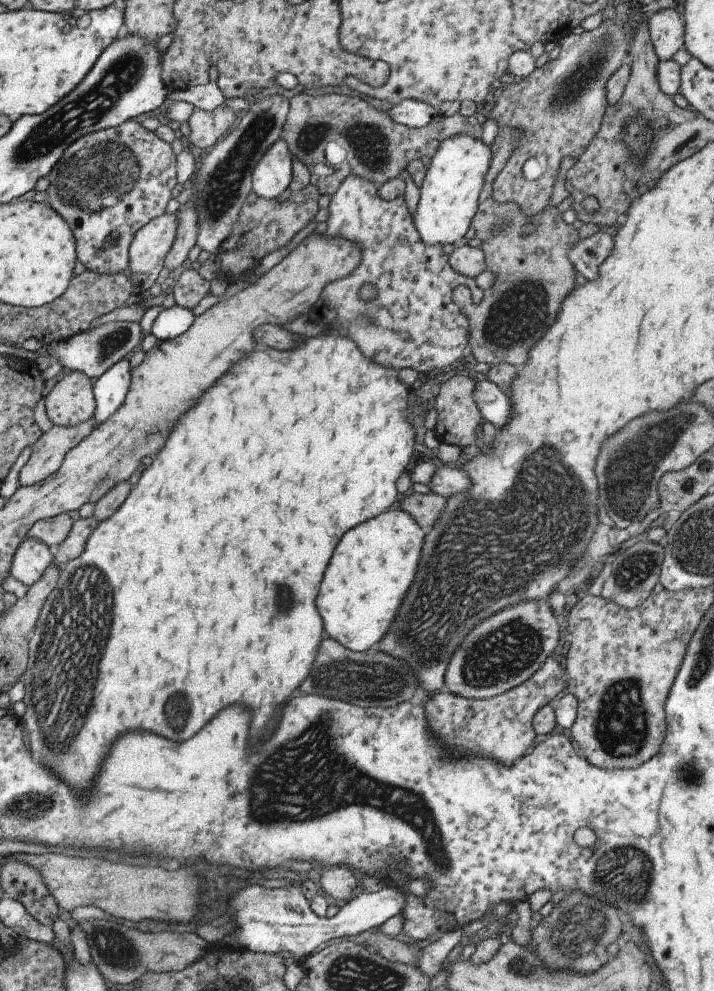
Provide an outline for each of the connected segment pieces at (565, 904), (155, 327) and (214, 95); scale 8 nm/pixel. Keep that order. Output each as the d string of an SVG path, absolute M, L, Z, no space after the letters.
M572 891L565 900L555 905L550 915L543 918L541 922L531 930L531 938L527 946L544 962L548 969L553 968L573 968L578 973L590 973L597 967L600 967L608 958L609 954L605 952L607 944L616 940L621 924L624 920L620 912L605 903L586 897L580 892Z
M179 305L162 309L151 324L150 333L157 341L172 339L183 334L193 322L191 310Z
M213 82L204 85L185 87L184 89L169 90L169 100L179 100L191 103L195 109L210 111L223 104L224 96L220 88Z

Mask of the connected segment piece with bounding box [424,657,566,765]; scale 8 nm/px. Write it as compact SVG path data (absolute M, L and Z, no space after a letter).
M547 657L525 682L488 699L468 699L446 691L437 692L424 705L428 727L447 746L453 745L469 755L488 756L498 763L510 765L527 752L535 738L531 724L533 715L565 692L563 672L553 657Z

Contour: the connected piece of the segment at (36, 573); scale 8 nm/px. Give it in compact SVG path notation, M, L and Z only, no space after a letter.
M23 538L12 556L9 574L23 584L32 585L52 560L53 552L46 544L34 538Z

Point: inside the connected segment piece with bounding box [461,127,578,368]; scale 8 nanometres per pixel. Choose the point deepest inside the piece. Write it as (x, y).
(532, 273)

